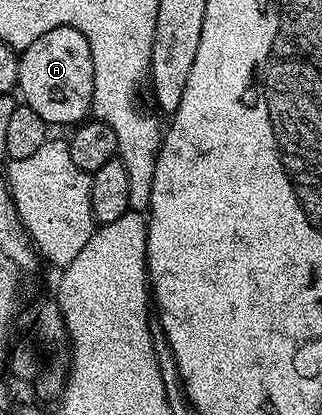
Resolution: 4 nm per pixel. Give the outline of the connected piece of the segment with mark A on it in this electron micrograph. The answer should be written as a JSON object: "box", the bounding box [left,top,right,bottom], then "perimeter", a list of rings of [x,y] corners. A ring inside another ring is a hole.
{"box":[18,26,93,126],"perimeter":[[[61,26],[41,34],[37,42],[26,45],[18,53],[18,95],[22,103],[28,104],[48,126],[55,124],[78,125],[88,119],[93,98],[93,54],[89,42],[81,30]]]}

